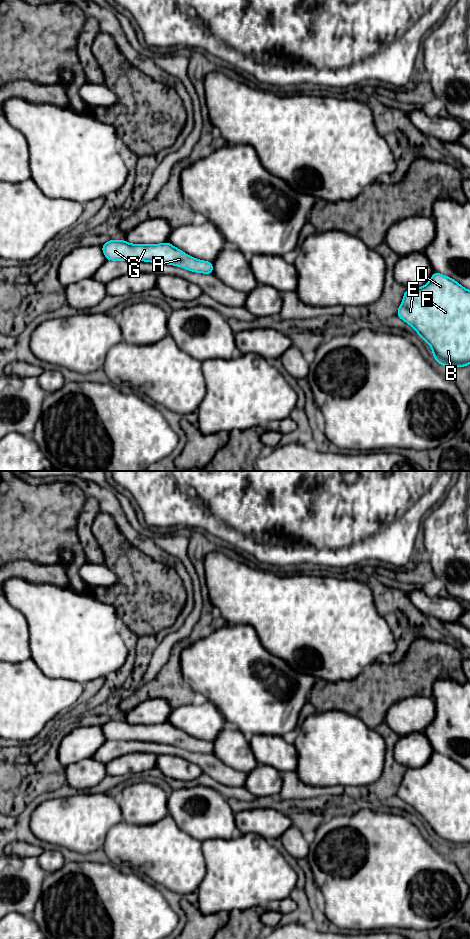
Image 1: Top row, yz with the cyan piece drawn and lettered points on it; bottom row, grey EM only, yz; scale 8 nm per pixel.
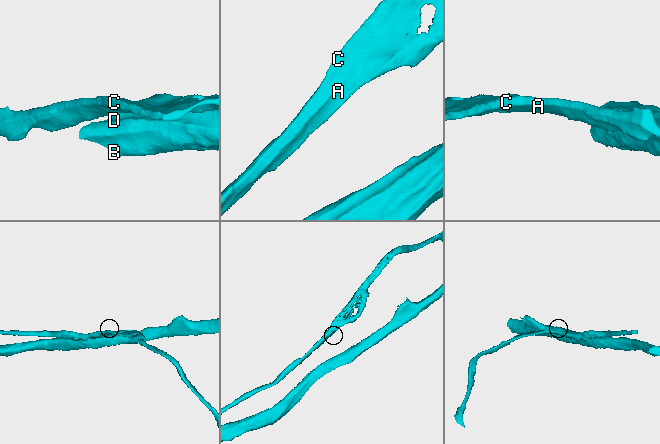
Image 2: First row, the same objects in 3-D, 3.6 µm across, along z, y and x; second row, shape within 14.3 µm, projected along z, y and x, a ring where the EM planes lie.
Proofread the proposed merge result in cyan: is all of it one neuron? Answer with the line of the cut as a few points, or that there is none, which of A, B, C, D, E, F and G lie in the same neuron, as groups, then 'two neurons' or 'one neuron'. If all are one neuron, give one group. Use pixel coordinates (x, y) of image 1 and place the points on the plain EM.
no cut; A B C D E F G; one neuron

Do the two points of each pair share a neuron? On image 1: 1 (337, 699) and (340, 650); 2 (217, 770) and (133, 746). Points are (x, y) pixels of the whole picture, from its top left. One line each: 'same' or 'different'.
1: different
2: same

